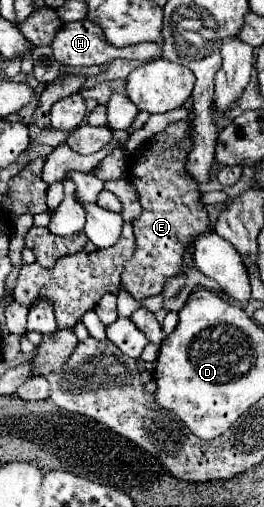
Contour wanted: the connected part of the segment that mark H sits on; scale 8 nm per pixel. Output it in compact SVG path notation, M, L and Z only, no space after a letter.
M77 20L77 22L63 24L63 28L55 36L51 48L53 48L55 60L61 62L61 64L65 64L65 66L93 66L93 64L99 66L99 64L107 64L107 62L111 62L115 58L127 58L127 60L147 62L147 60L153 60L153 58L161 56L161 46L157 46L155 43L145 42L123 48L113 46L103 36L103 30L99 30L97 24L91 22L91 20Z

